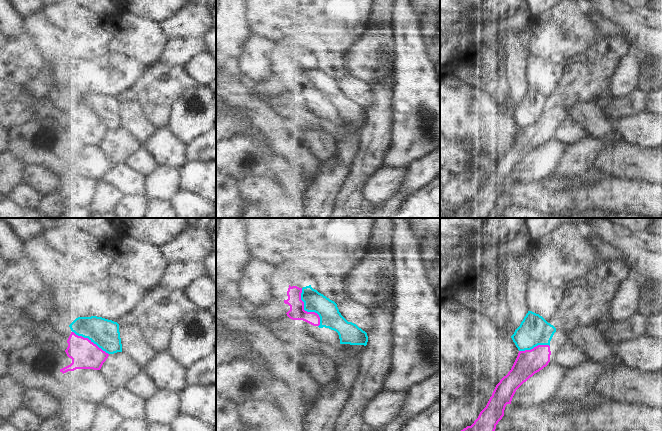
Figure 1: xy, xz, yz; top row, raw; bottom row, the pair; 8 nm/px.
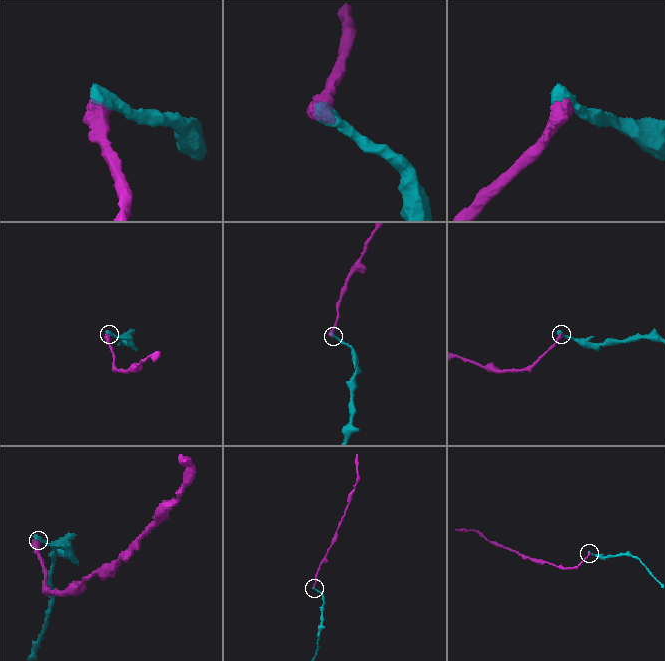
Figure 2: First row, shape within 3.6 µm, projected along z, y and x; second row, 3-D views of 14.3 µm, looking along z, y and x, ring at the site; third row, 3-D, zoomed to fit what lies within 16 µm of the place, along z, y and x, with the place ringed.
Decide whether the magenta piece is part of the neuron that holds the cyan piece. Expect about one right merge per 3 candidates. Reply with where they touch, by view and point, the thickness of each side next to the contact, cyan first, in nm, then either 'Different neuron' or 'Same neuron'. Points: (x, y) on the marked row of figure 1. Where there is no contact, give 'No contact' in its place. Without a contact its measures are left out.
Touches cyan at xz (306, 310). Thickness 170 nm (cyan) against 120 nm. Different neuron

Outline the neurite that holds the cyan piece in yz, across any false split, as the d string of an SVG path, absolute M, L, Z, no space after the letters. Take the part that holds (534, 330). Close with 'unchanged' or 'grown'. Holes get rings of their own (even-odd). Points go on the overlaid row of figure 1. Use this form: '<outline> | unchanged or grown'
M528 311L520 326L511 336L519 351L531 350L538 345L549 345L556 328L542 316Z | unchanged

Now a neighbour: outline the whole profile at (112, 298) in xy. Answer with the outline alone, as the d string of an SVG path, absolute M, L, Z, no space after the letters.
M108 276L90 284L82 279L57 295L57 318L70 325L78 317L102 317L118 322L142 304L151 290L124 278Z

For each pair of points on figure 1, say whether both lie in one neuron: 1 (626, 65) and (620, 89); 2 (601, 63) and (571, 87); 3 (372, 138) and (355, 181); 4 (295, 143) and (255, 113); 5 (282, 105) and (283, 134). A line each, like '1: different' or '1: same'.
1: same
2: same
3: same
4: same
5: different

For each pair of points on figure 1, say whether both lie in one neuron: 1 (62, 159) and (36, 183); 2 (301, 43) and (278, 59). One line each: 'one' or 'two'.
1: two
2: two

